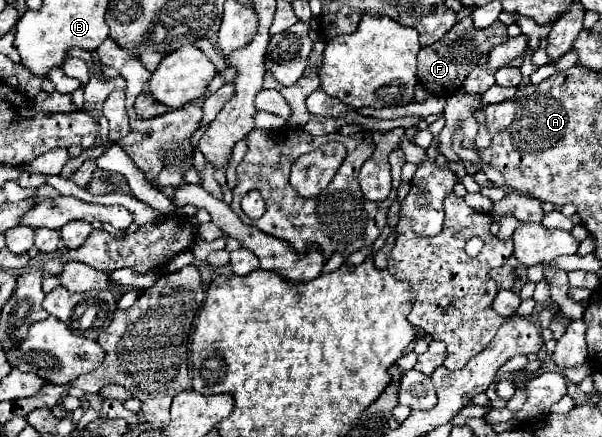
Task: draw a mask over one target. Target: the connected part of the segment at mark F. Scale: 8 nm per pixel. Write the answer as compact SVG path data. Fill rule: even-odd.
M463 17L461 21L455 23L455 27L451 27L453 31L447 31L447 35L443 39L439 39L437 43L423 47L419 51L417 57L417 77L419 83L431 93L431 95L439 95L439 97L449 97L453 93L457 93L457 89L461 89L465 77L477 67L483 65L491 53L491 49L503 41L507 41L507 25L503 25L501 21L493 23L487 29L477 29L471 21L471 17Z

